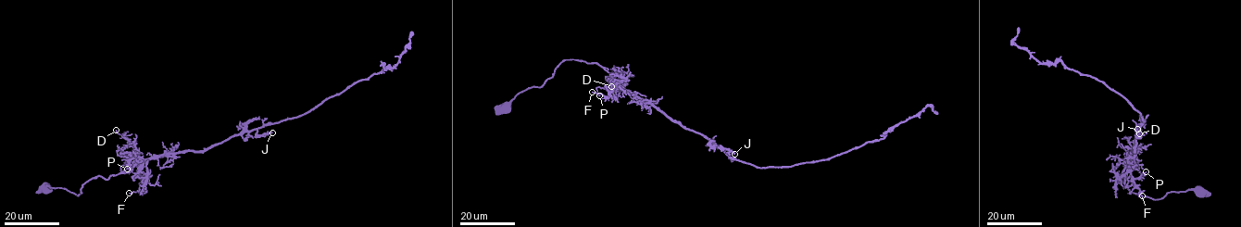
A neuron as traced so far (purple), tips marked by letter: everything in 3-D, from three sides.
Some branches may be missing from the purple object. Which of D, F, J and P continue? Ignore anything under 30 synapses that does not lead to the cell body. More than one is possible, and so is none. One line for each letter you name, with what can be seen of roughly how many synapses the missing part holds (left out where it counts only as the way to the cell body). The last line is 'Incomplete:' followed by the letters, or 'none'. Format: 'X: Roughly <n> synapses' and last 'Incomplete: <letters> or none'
Incomplete: none

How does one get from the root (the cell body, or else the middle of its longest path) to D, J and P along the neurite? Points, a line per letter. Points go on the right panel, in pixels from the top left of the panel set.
D: (1200, 193), (1171, 192), (1153, 199), (1119, 182), (1116, 179), (1131, 161), (1139, 133)
J: (1200, 193), (1171, 192), (1153, 199), (1119, 182), (1137, 129)
P: (1200, 193), (1193, 189), (1171, 192), (1153, 199), (1133, 193), (1116, 179), (1133, 157), (1141, 173), (1146, 171)

